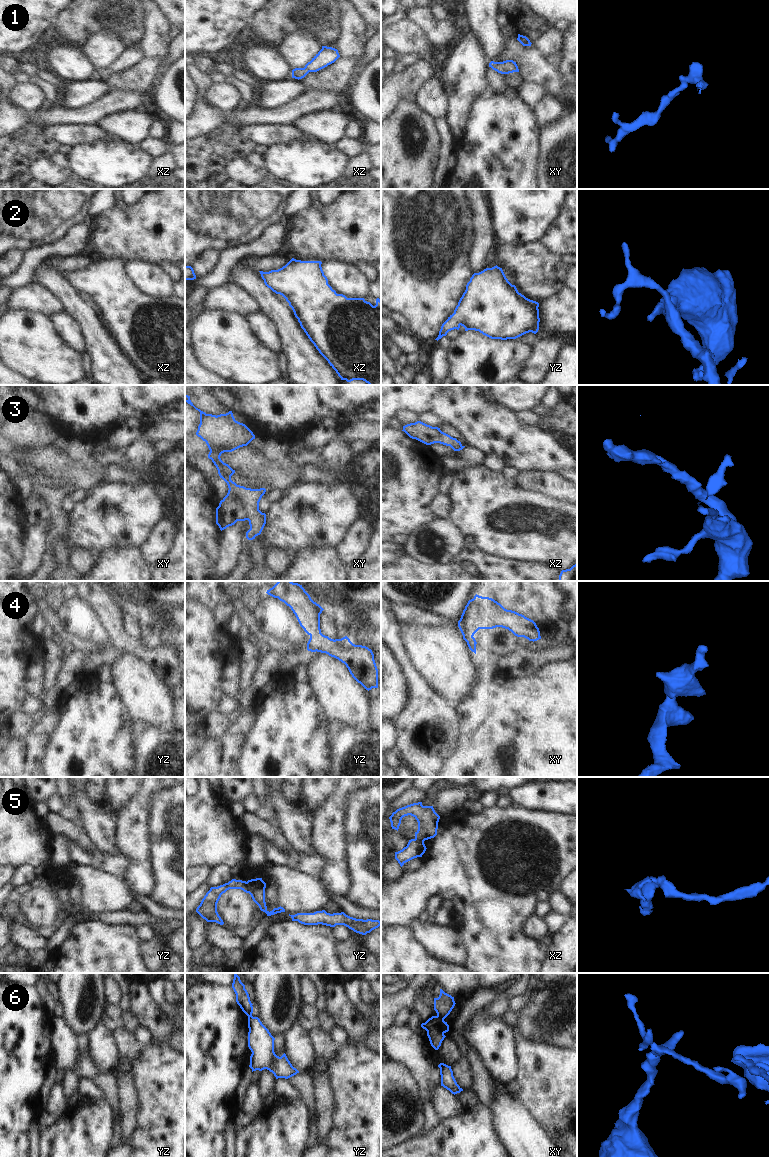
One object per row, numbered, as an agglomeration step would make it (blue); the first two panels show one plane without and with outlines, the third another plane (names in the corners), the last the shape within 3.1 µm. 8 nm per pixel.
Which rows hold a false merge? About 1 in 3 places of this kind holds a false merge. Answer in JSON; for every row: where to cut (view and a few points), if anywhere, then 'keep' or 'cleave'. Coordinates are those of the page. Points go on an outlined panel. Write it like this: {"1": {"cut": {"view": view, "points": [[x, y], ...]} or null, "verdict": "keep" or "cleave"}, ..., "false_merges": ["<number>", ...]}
{"1": {"cut": null, "verdict": "keep"}, "2": {"cut": null, "verdict": "keep"}, "3": {"cut": null, "verdict": "keep"}, "4": {"cut": null, "verdict": "keep"}, "5": {"cut": {"view": "yz", "points": [[246, 882], [249, 892]]}, "verdict": "cleave"}, "6": {"cut": {"view": "xy", "points": [[437, 1015], [444, 1018]]}, "verdict": "cleave"}, "false_merges": ["5", "6"]}

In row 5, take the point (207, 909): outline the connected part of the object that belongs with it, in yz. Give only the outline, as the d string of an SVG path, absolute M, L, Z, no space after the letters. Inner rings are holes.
M232 879L228 883L218 887L211 887L197 907L196 912L207 922L216 922L223 925L224 922L217 912L217 903L221 895L229 889L241 889L244 892L249 893L246 881Z

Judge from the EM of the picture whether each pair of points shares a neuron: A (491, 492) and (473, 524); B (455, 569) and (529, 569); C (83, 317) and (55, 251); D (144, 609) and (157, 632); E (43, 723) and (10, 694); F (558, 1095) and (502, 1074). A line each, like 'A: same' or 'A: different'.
A: same
B: same
C: different
D: same
E: different
F: different

